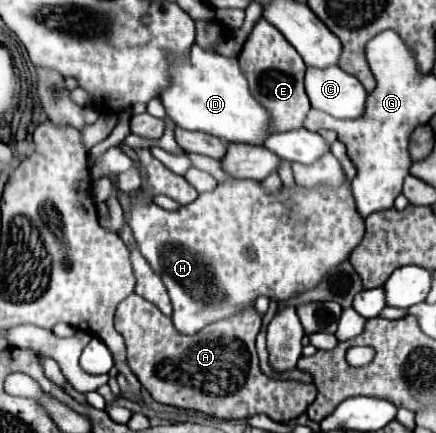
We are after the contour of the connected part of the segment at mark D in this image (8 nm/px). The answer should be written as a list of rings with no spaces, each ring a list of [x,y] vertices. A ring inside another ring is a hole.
[[[194,43],[190,55],[172,57],[170,85],[158,93],[166,115],[184,129],[204,131],[230,143],[264,143],[268,137],[268,113],[252,99],[246,77],[238,67],[238,59],[222,57],[212,51],[204,51]]]

